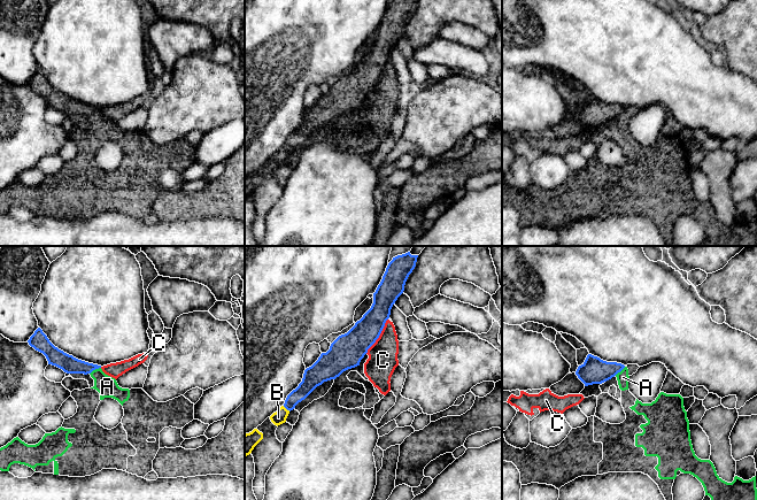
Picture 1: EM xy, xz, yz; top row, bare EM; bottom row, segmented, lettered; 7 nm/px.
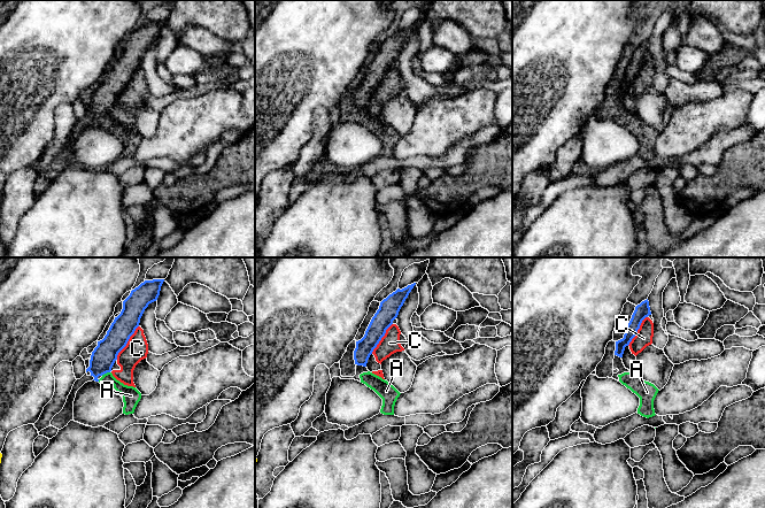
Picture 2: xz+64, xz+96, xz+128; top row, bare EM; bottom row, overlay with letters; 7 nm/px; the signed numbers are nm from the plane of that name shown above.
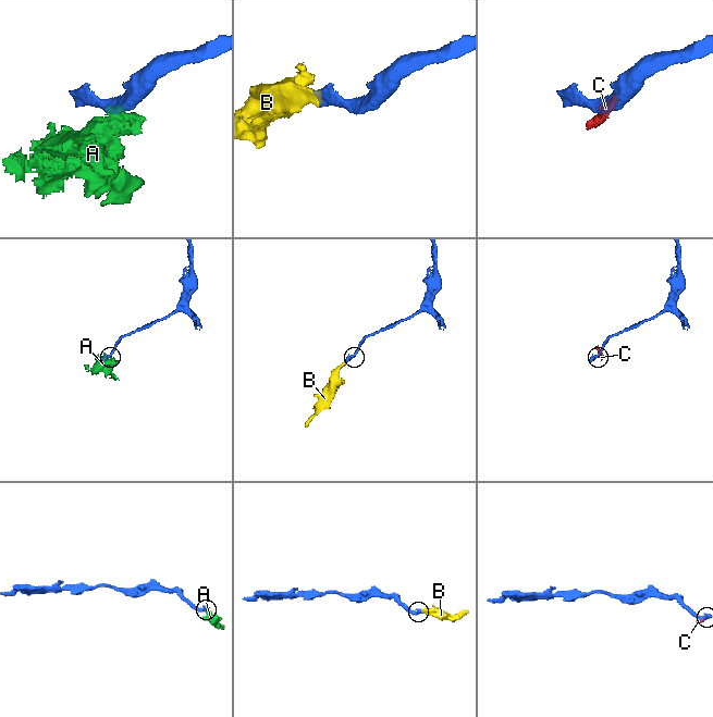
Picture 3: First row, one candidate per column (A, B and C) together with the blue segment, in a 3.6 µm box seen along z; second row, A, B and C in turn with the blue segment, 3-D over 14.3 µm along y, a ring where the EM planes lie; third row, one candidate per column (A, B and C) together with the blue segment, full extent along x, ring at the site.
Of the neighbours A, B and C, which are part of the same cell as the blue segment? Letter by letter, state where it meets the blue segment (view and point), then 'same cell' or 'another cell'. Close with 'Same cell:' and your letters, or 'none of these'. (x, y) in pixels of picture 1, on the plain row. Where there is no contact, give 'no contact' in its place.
A: xy (94, 112) | another cell
B: xz (286, 151) | same cell
C: xz (379, 77) | another cell
Same cell: B

